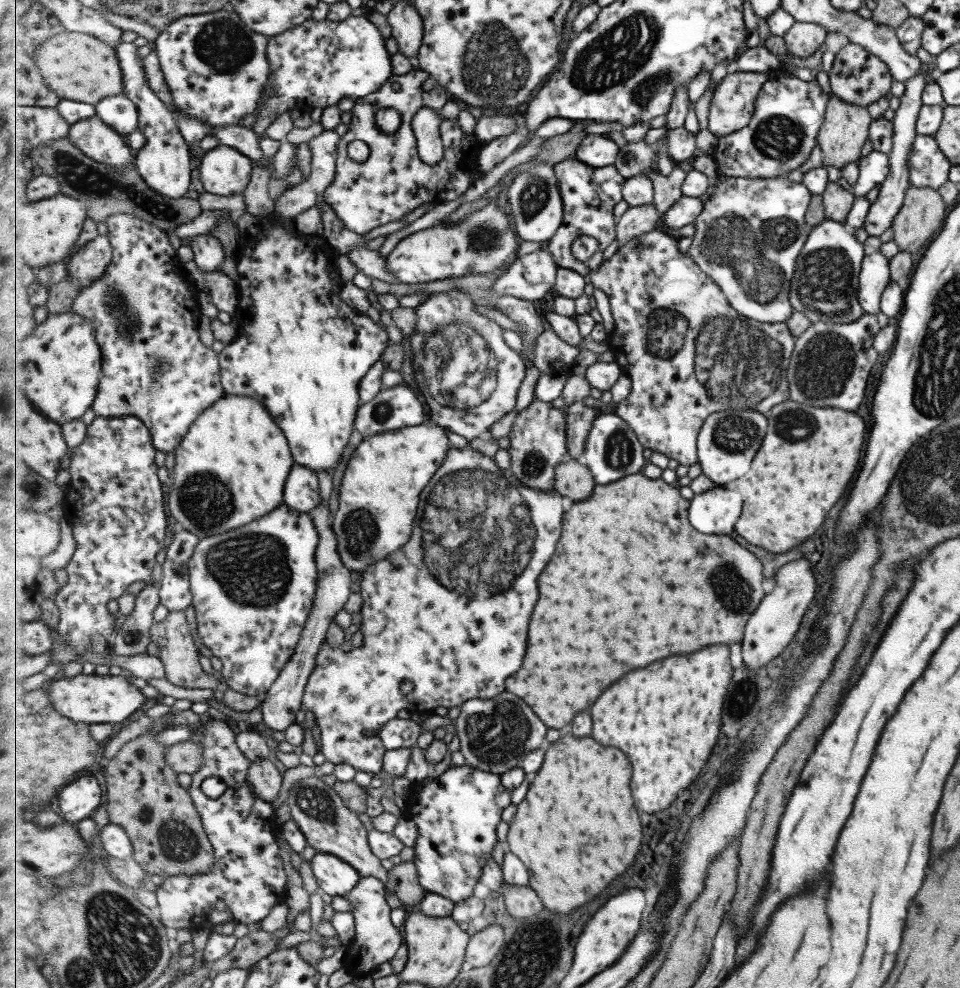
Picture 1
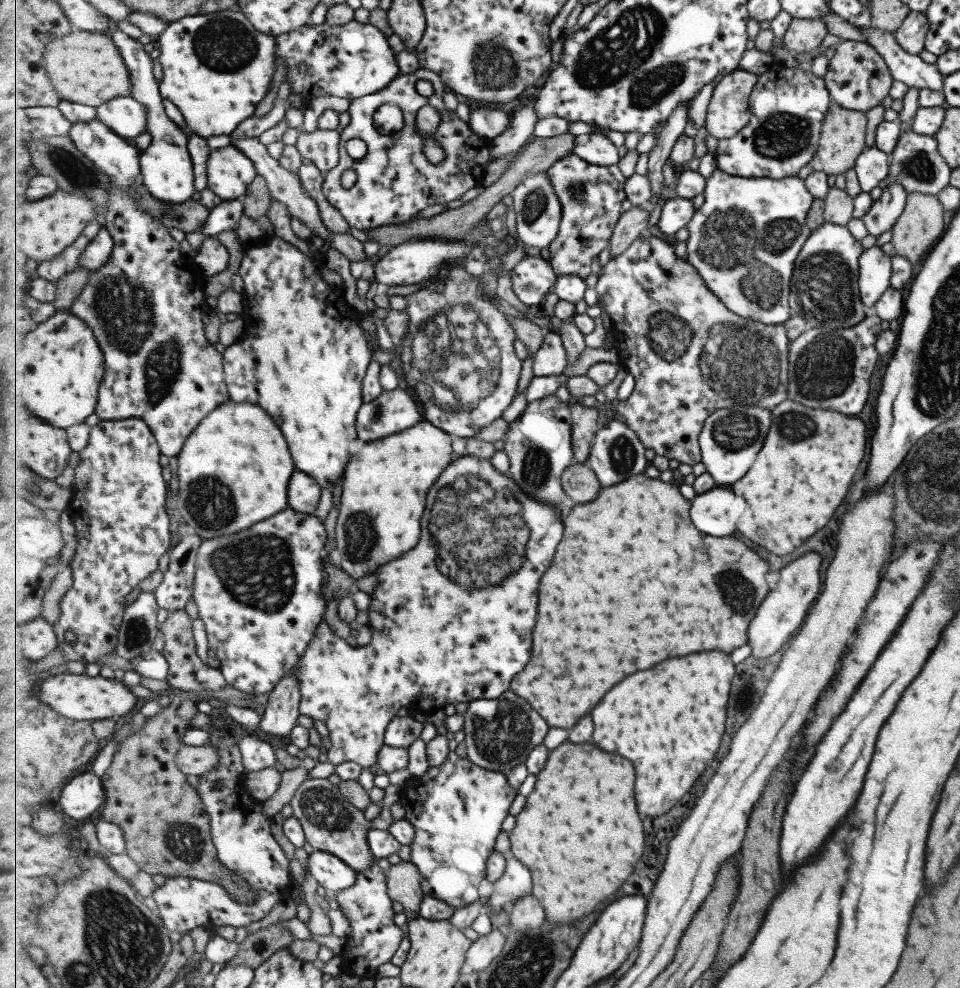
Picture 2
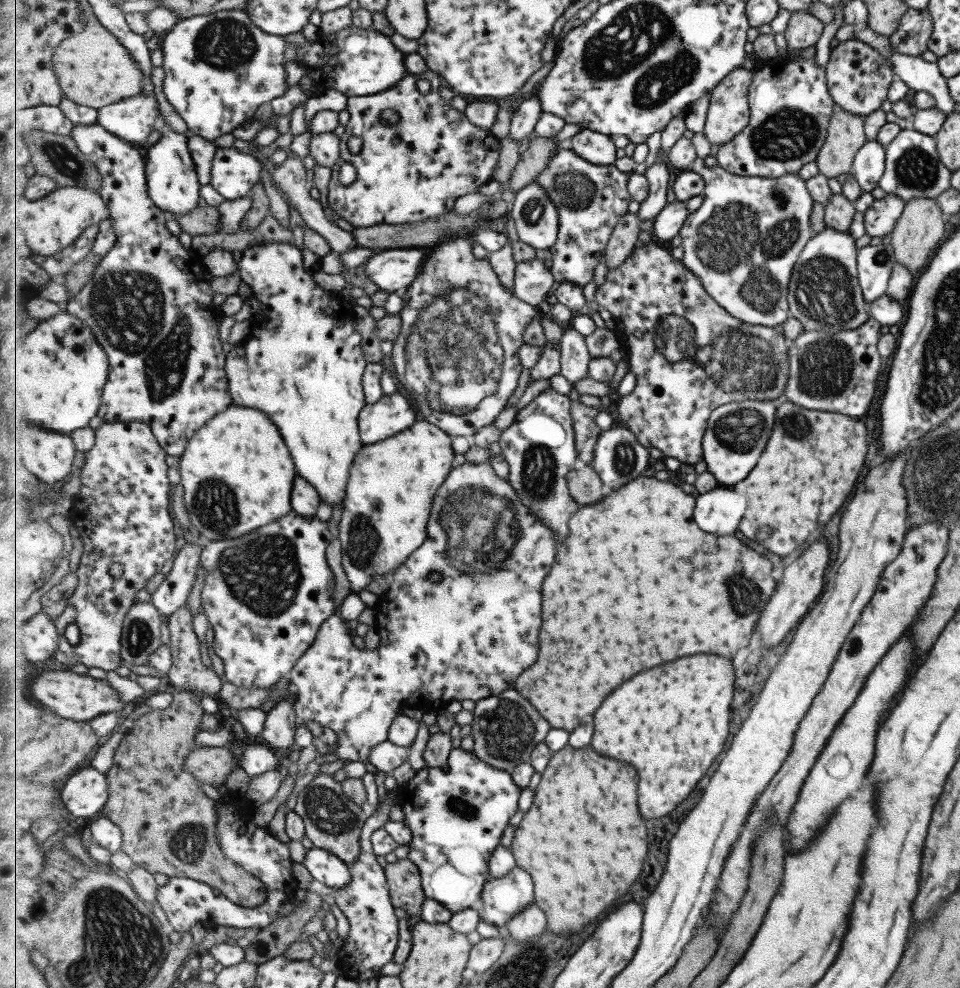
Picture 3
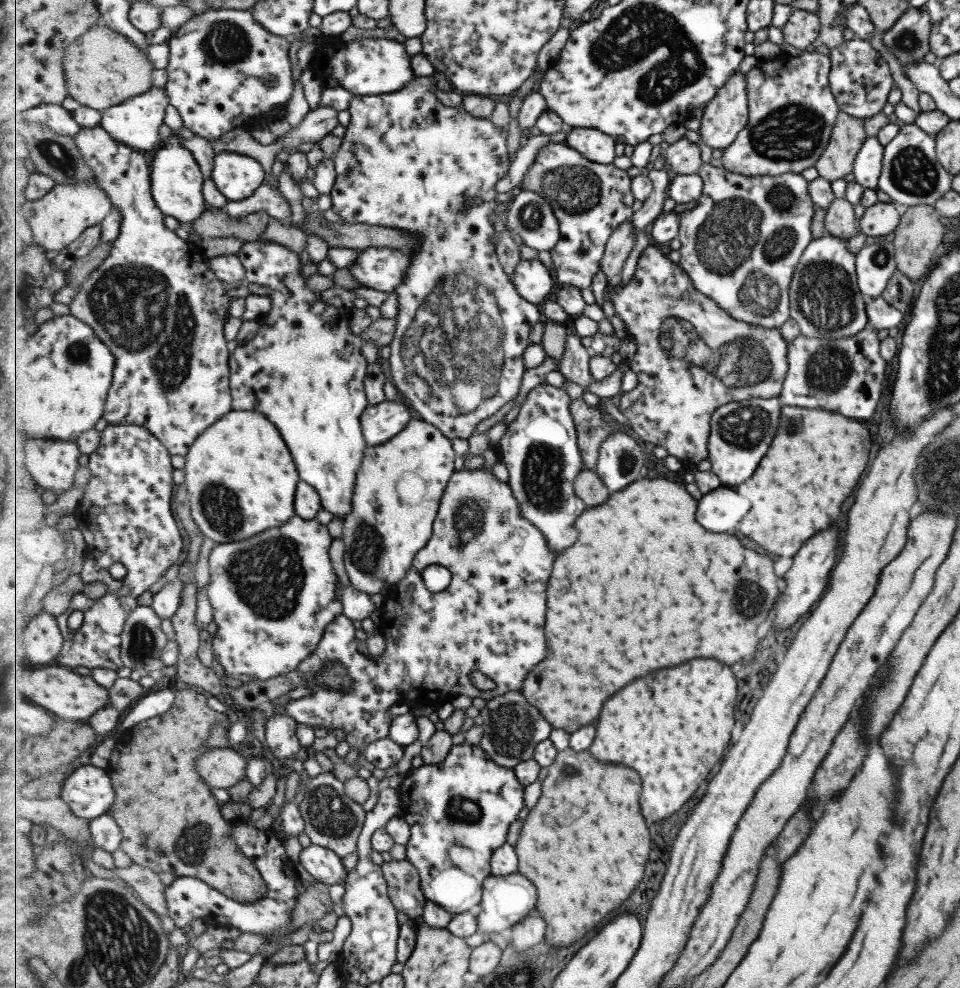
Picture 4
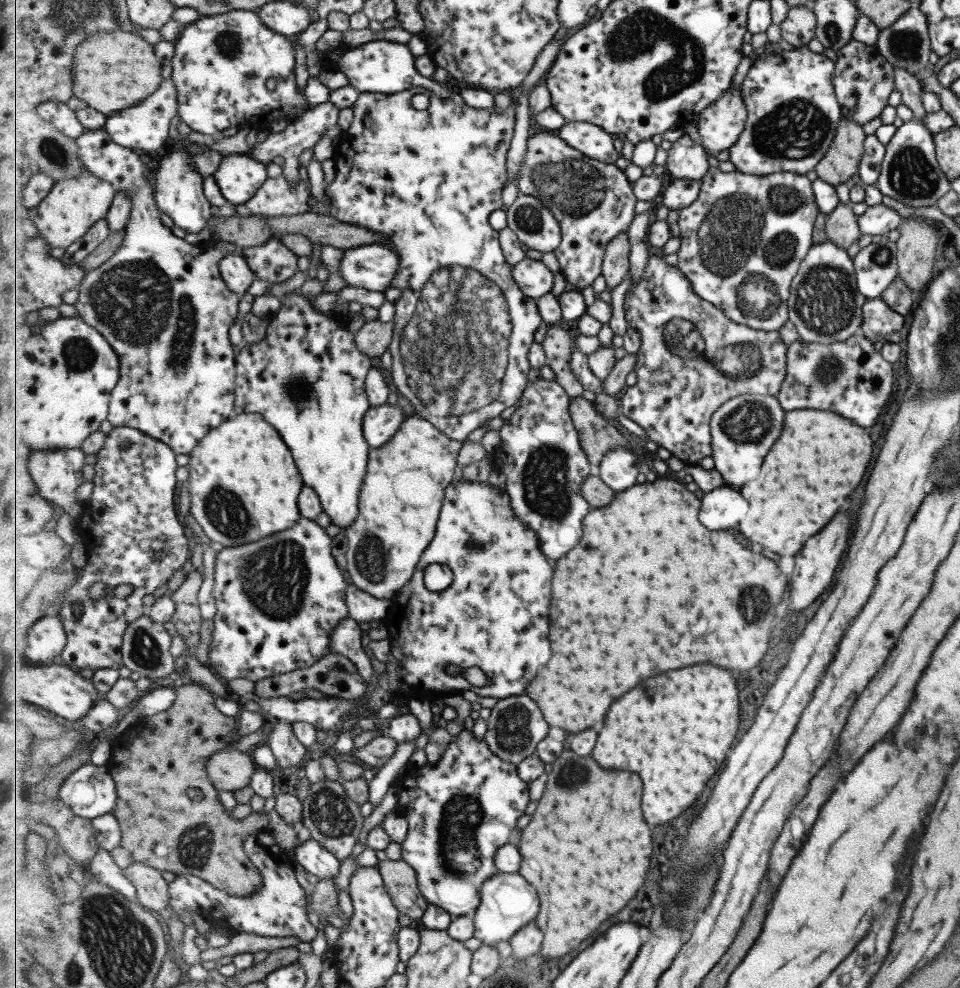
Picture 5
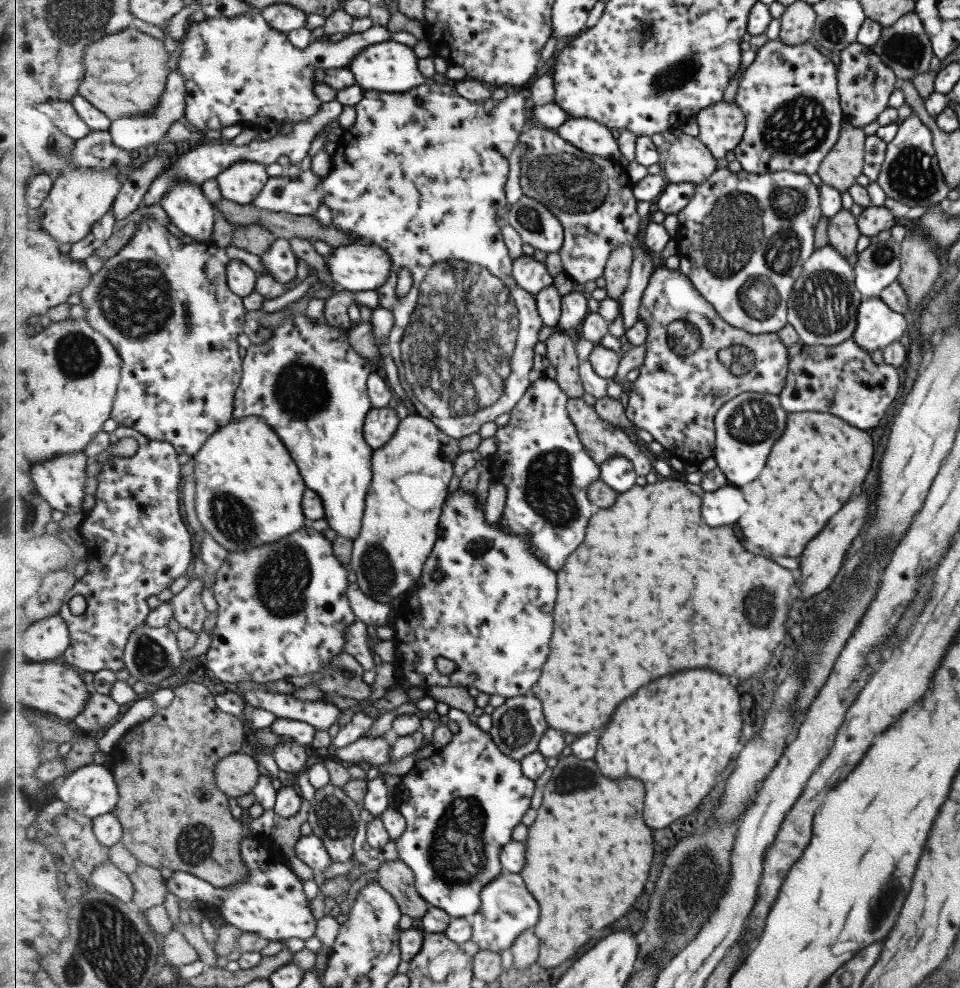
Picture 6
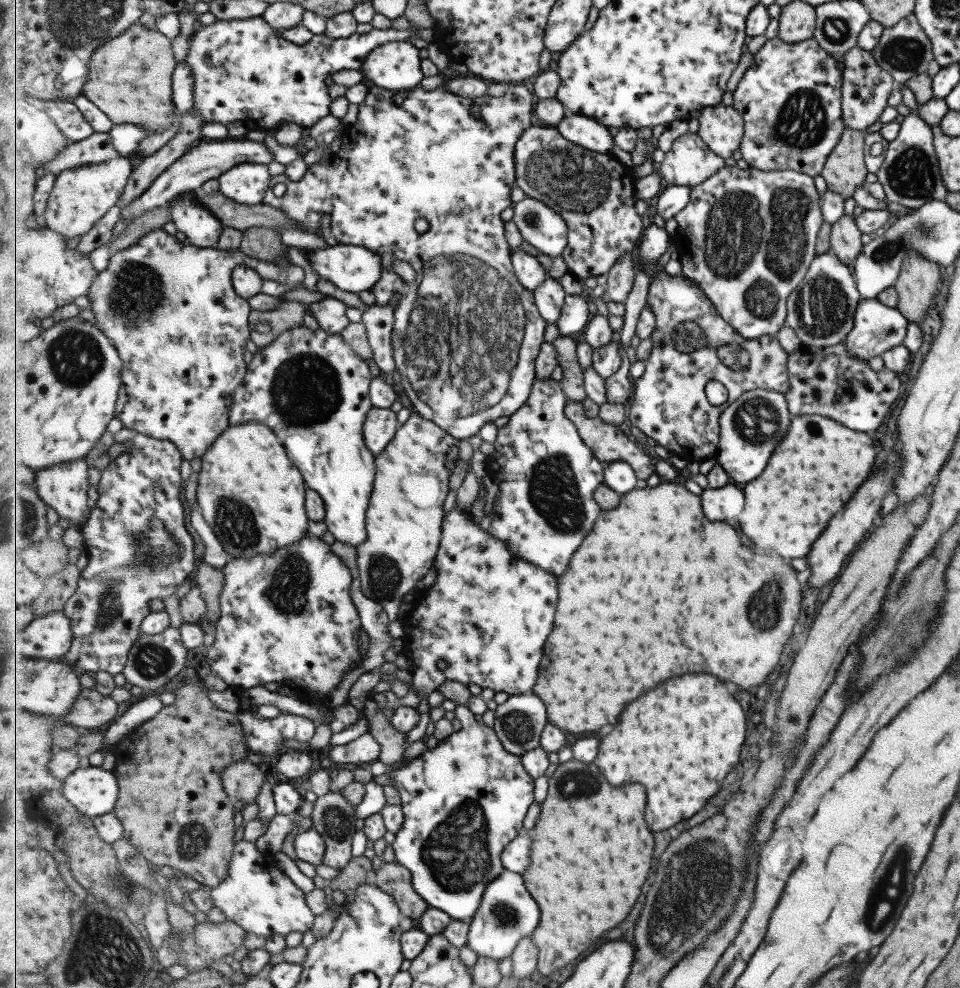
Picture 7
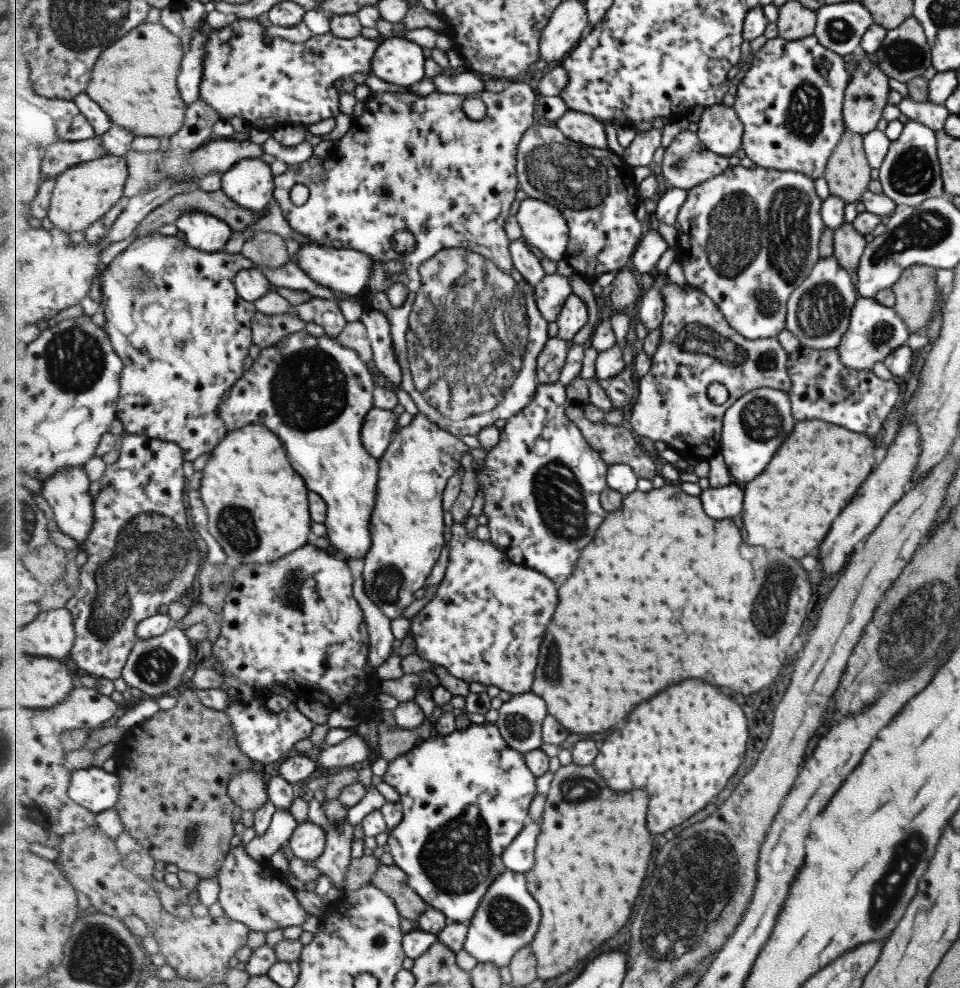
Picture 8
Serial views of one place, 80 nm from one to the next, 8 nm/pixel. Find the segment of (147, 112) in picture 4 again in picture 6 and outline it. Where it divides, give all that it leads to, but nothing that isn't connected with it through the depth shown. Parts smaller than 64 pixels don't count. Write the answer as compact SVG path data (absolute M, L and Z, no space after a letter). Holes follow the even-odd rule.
M177 68L170 74L168 89L165 90L165 95L160 98L161 106L157 106L157 110L153 114L143 118L119 118L119 120L113 121L108 131L112 134L116 145L126 151L137 150L137 148L149 148L149 146L161 149L160 142L167 136L171 124L187 116L187 113L185 113L185 110L187 110L187 94L185 75Z

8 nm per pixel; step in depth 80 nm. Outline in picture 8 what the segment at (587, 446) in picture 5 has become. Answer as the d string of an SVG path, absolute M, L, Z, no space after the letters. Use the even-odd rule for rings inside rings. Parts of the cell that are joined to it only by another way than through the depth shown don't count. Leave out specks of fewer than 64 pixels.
M572 403L566 409L566 413L609 465L628 464L640 478L650 481L659 474L657 464L653 466L653 460L645 454L645 449L635 440L631 430L621 425L612 426L604 420L599 422L587 420L585 410L580 404Z

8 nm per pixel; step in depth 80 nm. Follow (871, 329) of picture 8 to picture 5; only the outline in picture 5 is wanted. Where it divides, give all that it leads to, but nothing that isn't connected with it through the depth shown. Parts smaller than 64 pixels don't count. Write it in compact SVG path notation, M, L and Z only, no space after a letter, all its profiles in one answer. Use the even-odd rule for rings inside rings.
M879 297L866 299L861 305L862 317L858 332L874 343L877 336L896 334L903 325L903 317L893 312Z

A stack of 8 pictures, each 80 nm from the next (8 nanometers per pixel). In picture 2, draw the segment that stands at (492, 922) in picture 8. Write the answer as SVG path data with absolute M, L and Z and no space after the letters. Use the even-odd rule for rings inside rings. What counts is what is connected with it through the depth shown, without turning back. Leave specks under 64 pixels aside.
M515 856L507 862L505 874L494 883L495 889L489 899L485 899L491 906L491 915L508 913L520 898L533 892L533 876L527 865Z

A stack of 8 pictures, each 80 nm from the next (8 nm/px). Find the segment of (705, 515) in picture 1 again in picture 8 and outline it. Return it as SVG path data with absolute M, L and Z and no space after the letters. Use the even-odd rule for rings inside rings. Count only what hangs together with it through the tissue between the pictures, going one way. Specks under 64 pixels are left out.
M727 485L721 488L709 486L700 497L705 504L705 512L711 518L725 520L735 518L743 512L743 490L739 486Z

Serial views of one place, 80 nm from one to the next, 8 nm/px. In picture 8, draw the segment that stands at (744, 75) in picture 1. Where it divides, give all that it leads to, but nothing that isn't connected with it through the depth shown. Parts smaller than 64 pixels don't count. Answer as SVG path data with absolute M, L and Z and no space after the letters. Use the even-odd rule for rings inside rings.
M721 104L705 108L698 125L696 133L713 152L729 157L742 149L744 123L732 107Z

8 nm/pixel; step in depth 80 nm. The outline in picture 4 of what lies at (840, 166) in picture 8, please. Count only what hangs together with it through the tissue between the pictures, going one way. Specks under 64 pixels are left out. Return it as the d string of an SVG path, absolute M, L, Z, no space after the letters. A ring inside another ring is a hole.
M840 110L837 114L837 130L833 130L833 138L828 138L828 144L814 166L818 177L831 183L852 172L855 153L865 139L863 121Z

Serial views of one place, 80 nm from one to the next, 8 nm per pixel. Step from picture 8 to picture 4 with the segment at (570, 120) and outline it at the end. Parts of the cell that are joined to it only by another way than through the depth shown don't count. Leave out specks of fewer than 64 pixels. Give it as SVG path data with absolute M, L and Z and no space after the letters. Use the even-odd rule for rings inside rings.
M571 127L565 142L593 162L611 164L616 161L616 137L605 134L605 131L593 127Z

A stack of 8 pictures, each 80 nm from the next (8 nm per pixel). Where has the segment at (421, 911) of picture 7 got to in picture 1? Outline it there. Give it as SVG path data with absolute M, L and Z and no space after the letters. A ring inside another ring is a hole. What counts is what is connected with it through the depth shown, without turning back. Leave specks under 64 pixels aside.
M403 861L390 871L388 890L401 898L403 905L419 910L428 890L421 884L420 871L414 861Z

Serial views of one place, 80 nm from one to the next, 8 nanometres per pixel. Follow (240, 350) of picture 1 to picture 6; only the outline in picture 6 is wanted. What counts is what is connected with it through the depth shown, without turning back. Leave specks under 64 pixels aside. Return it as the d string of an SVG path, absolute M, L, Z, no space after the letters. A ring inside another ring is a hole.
M277 239L261 256L268 274L280 283L297 278L298 256L293 252L289 239ZM297 313L289 315L275 330L274 335L263 344L250 344L244 356L243 376L240 382L240 388L236 392L236 400L234 401L235 419L243 417L263 417L275 430L277 434L281 434L281 440L285 442L285 446L289 446L289 452L292 454L293 460L301 466L300 473L305 474L305 482L308 488L318 492L323 499L326 508L326 519L328 526L344 538L357 540L361 536L361 527L364 525L364 512L368 498L369 487L373 480L372 456L374 448L369 446L364 435L364 424L368 414L372 410L372 399L368 393L368 378L373 373L373 366L369 364L369 359L359 354L352 343L349 342L349 335L345 330L333 328L329 324L325 324L321 319L316 322L309 320L305 314Z

